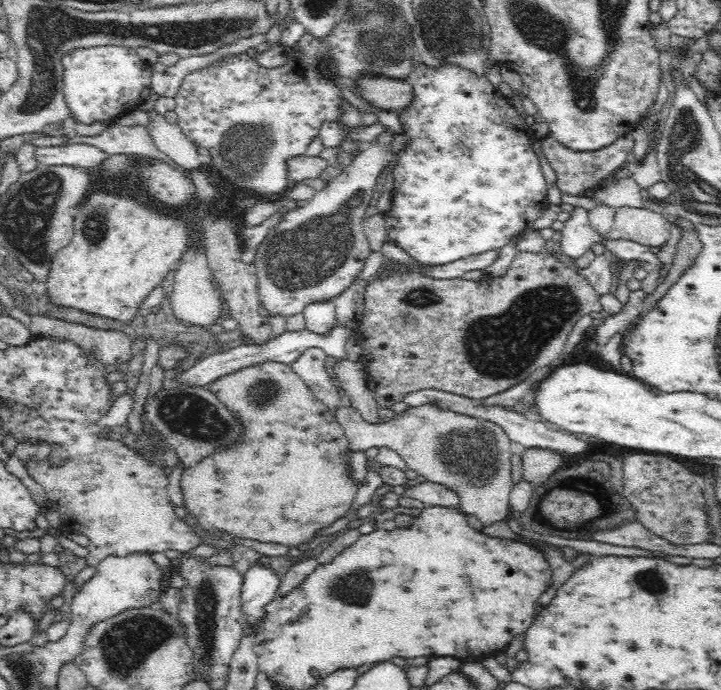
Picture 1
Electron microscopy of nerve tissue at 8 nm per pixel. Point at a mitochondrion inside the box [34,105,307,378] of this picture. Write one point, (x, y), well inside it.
(253, 152)

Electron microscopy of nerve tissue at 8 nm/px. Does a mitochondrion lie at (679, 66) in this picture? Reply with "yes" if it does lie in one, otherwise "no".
no

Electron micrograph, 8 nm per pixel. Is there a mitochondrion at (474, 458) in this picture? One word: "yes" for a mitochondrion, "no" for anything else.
yes

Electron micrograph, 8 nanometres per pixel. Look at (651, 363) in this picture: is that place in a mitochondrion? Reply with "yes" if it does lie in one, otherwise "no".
no

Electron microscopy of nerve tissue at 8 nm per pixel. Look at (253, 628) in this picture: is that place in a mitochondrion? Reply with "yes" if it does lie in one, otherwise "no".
no

